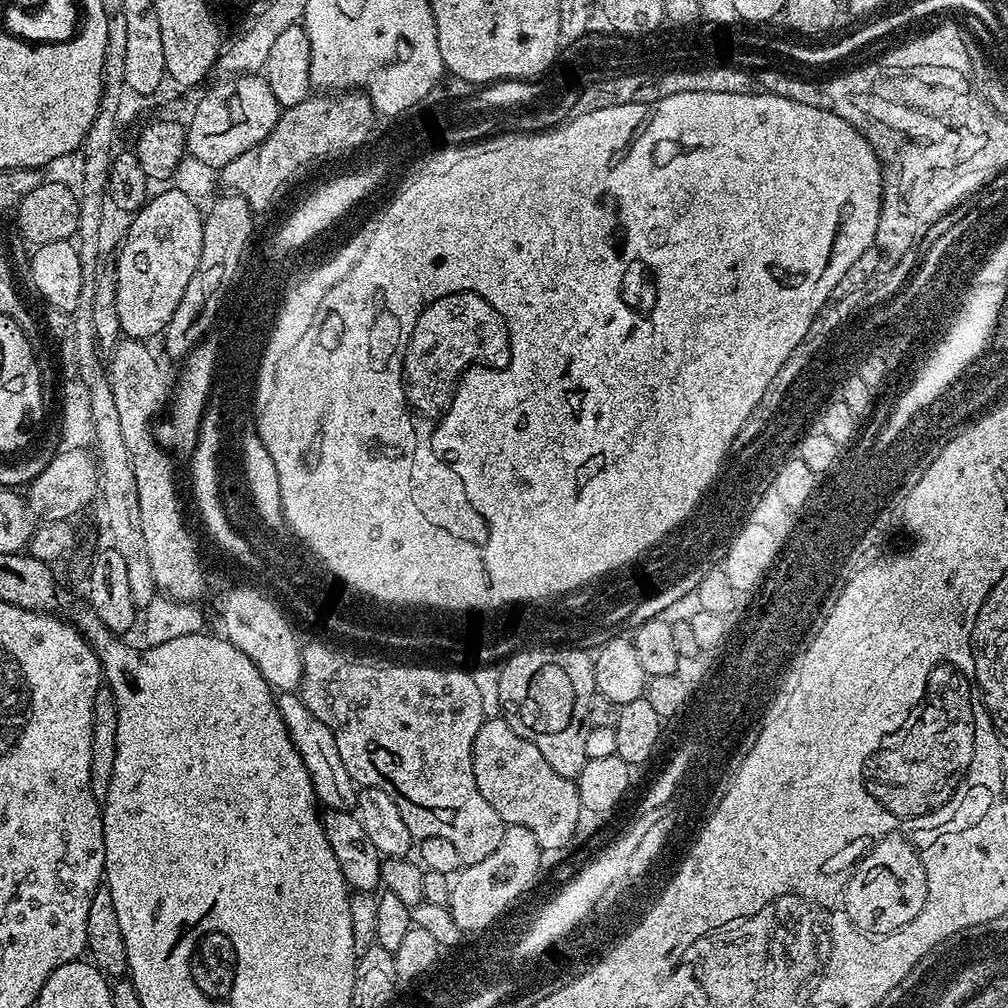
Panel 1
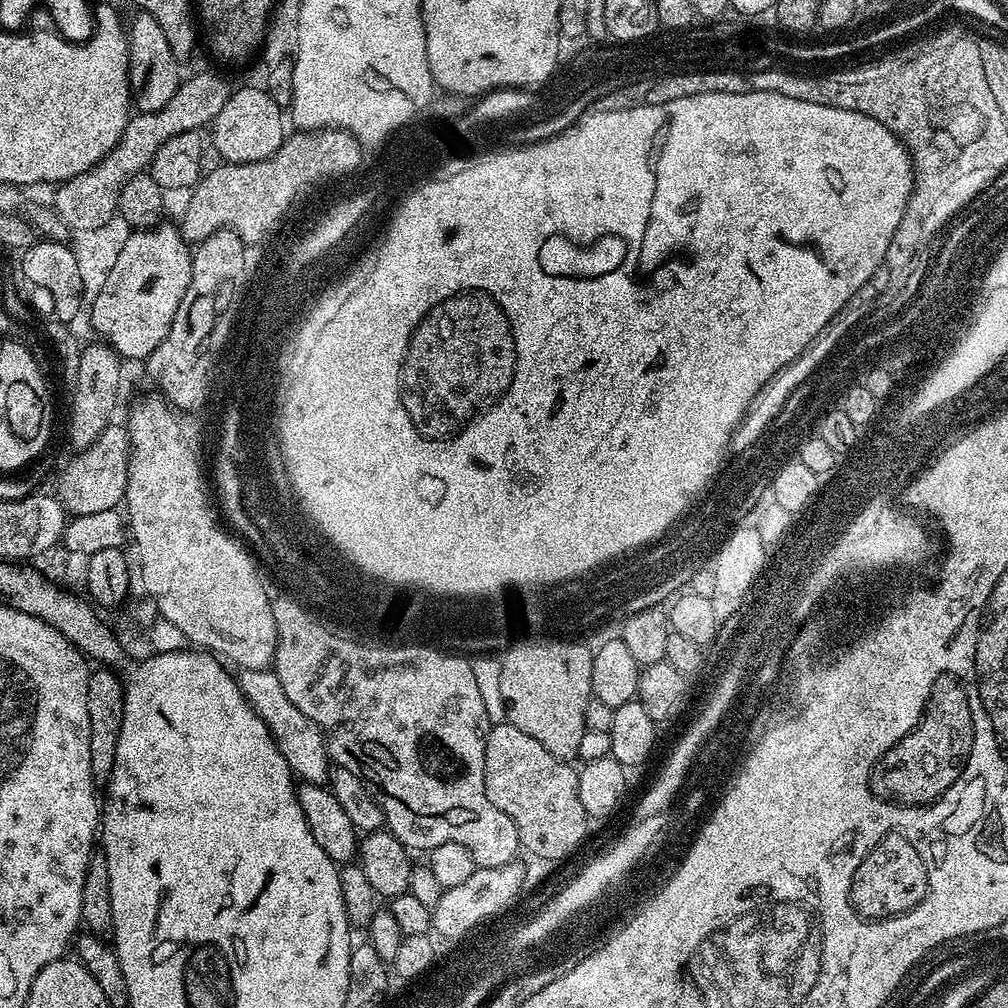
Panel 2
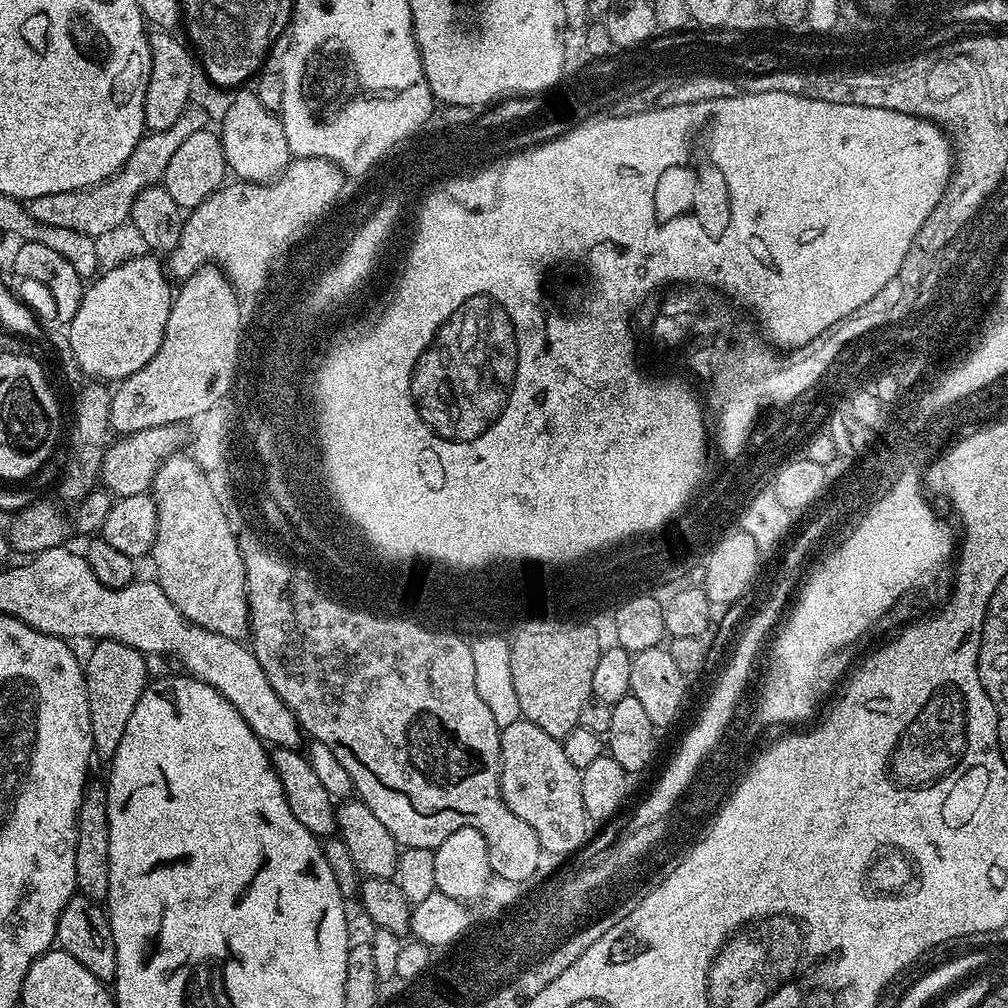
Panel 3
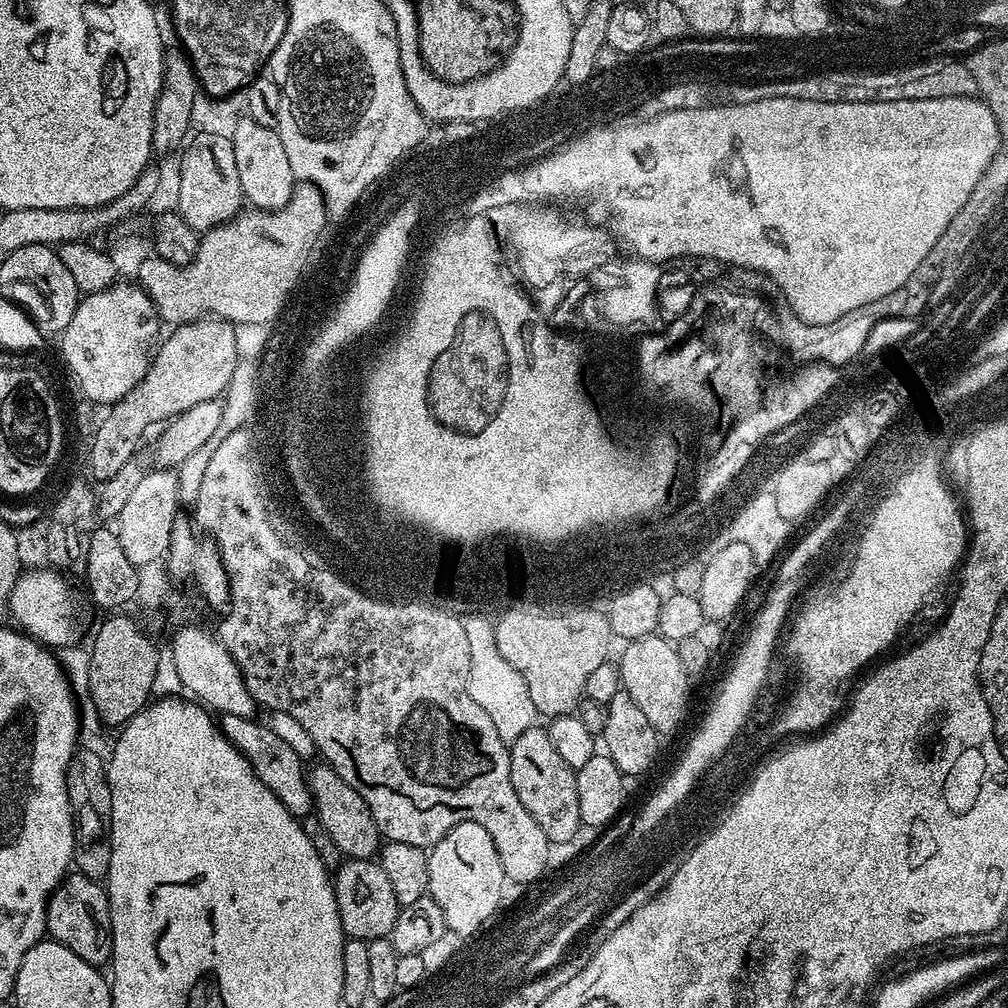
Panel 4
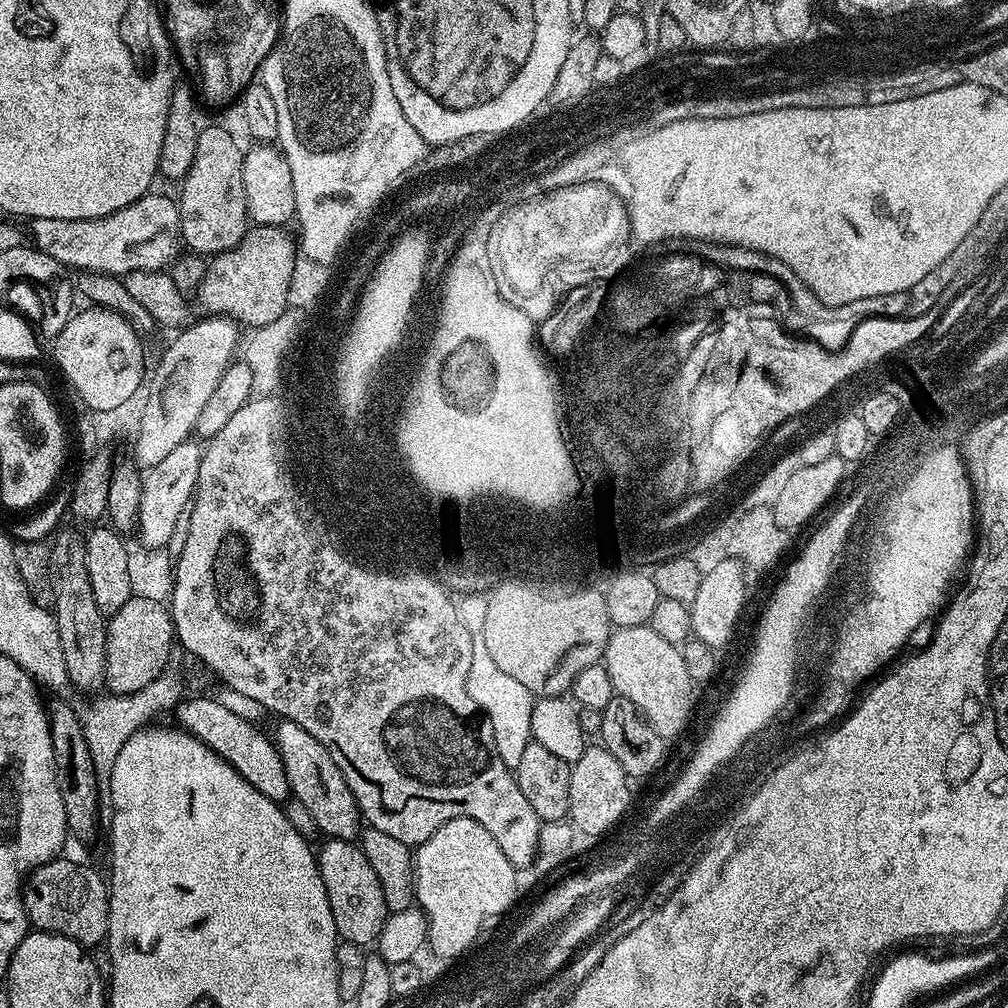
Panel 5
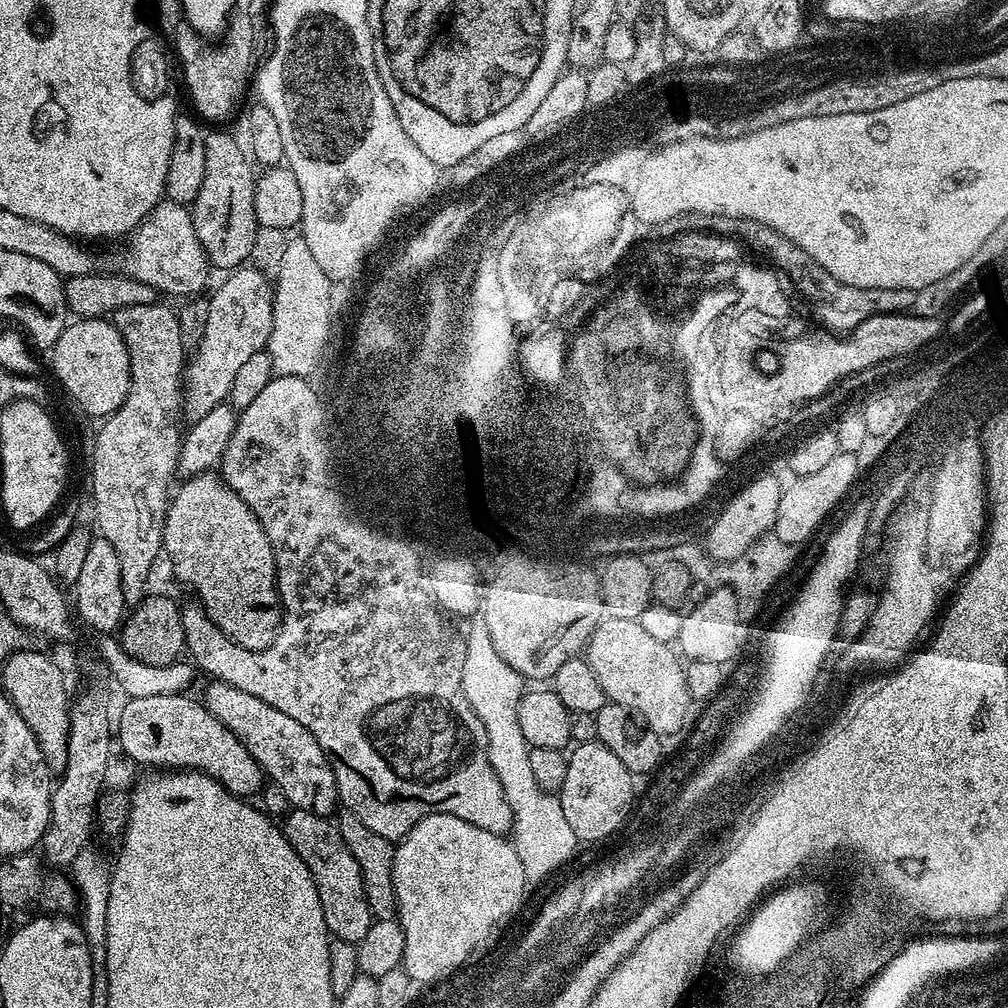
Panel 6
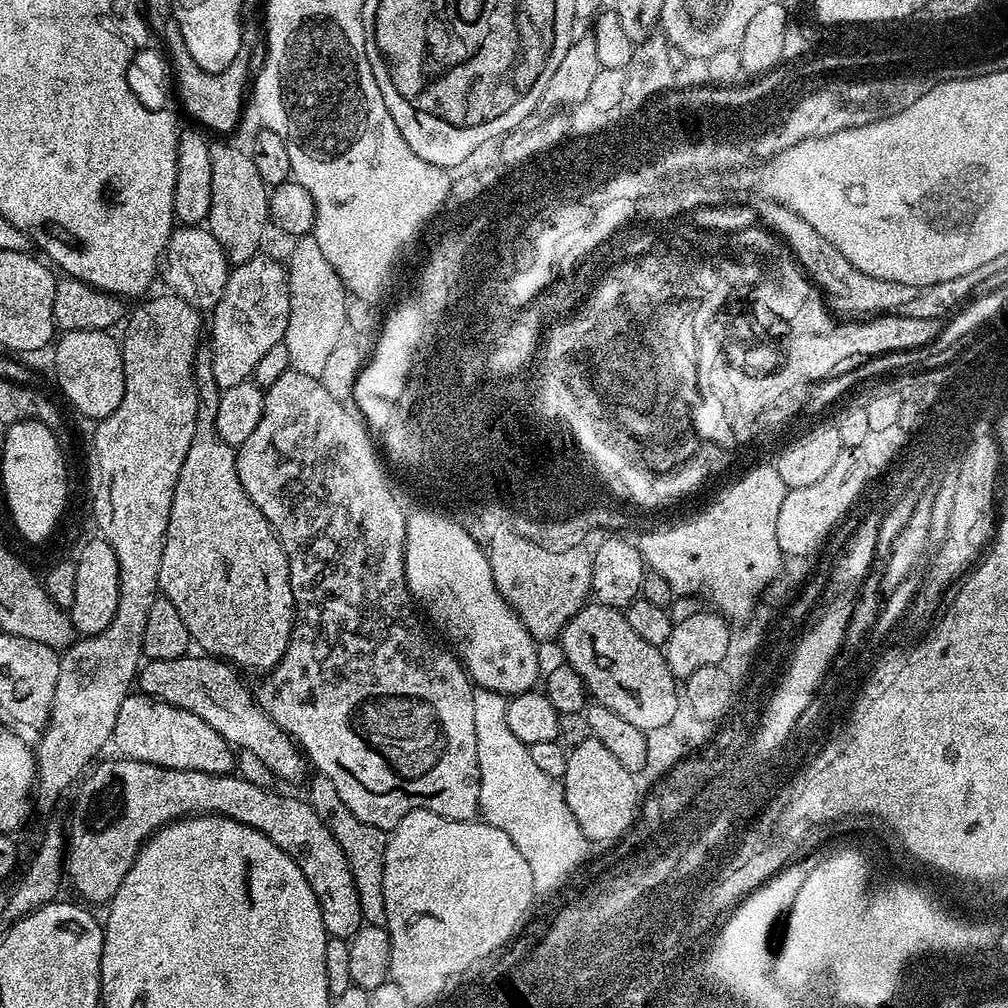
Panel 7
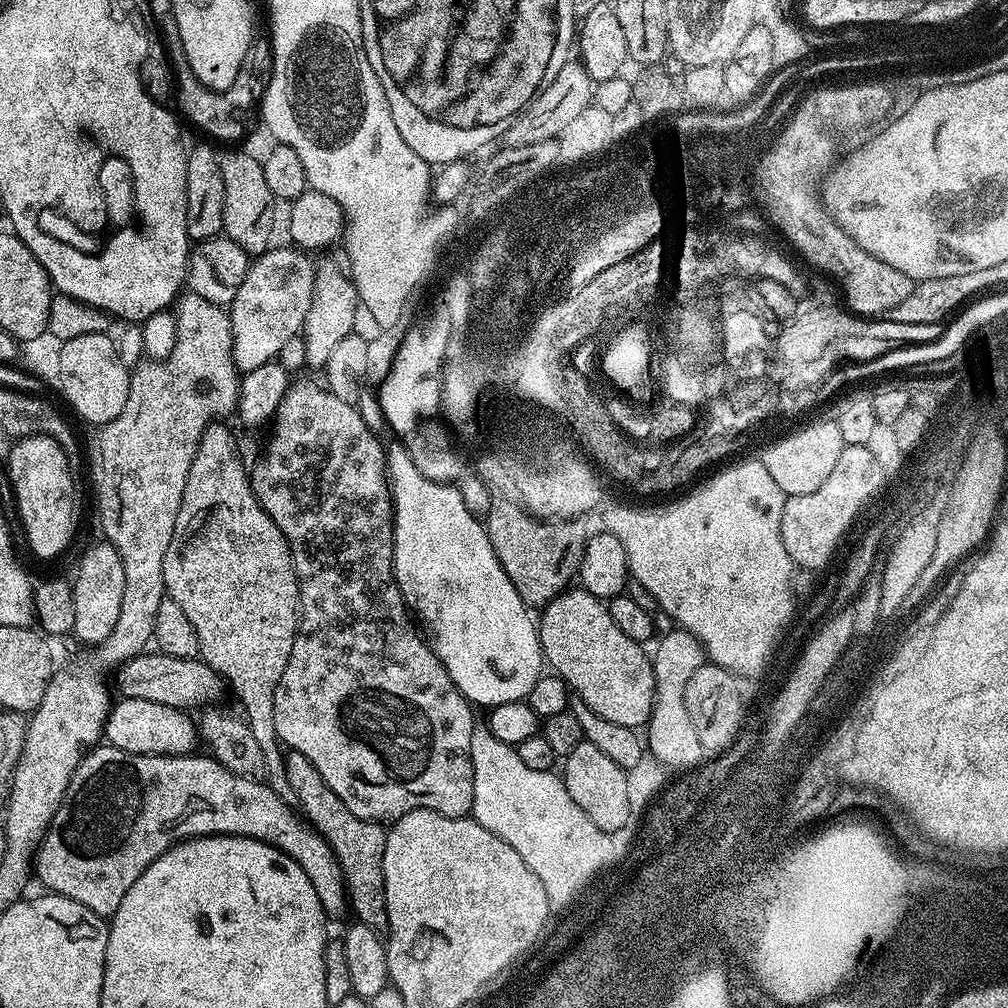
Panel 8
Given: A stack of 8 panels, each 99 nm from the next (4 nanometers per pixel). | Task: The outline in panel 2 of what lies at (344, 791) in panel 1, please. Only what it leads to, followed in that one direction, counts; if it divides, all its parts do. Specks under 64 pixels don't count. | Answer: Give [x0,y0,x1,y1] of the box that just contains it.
[238,668,330,785]

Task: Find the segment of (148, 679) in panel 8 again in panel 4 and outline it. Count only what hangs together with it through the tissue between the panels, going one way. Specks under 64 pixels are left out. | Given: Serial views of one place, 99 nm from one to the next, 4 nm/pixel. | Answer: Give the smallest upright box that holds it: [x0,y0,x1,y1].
[307,764,382,860]

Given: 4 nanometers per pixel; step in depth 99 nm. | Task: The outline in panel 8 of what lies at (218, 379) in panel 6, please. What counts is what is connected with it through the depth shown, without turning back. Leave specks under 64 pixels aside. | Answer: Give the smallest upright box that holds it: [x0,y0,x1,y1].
[230,246,317,373]

